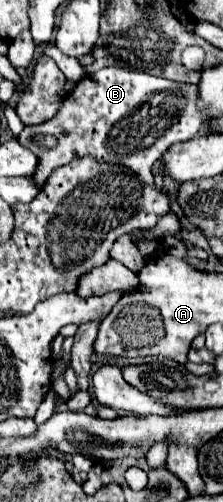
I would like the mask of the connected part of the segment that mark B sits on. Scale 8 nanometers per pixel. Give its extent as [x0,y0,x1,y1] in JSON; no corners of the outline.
[17,65,205,185]

